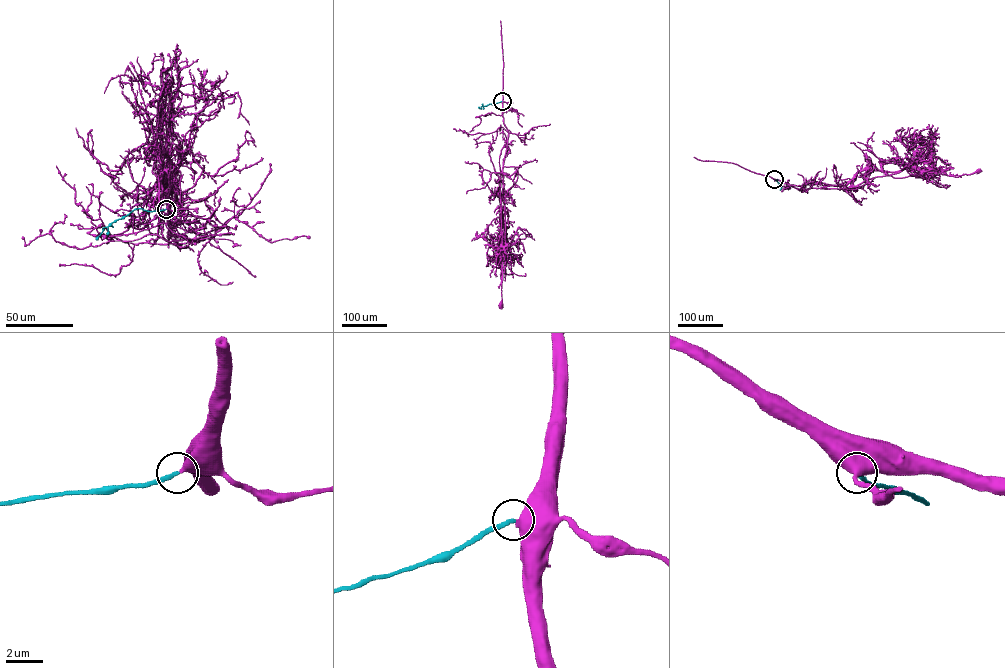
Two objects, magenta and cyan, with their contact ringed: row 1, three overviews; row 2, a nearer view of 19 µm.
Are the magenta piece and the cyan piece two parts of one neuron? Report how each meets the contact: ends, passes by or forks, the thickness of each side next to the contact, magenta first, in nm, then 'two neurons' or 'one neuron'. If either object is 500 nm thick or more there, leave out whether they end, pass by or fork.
calibres 550 and 240 nm; one neuron

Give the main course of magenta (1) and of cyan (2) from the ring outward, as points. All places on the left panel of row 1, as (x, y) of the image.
1: (166, 209), (170, 232), (185, 237), (168, 235), (175, 188), (166, 158), (166, 201), (162, 182)
2: (166, 209), (148, 211), (136, 208), (104, 228), (96, 239)

